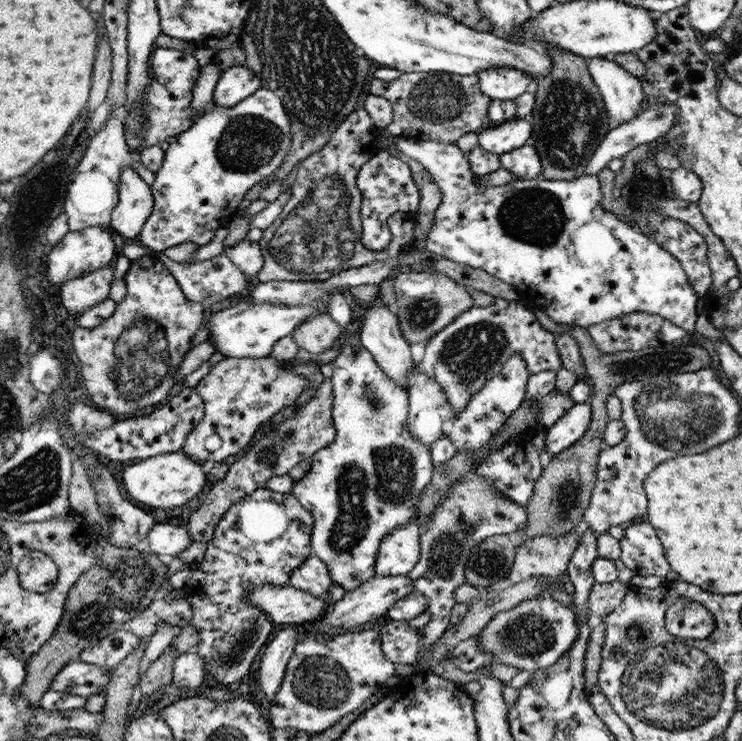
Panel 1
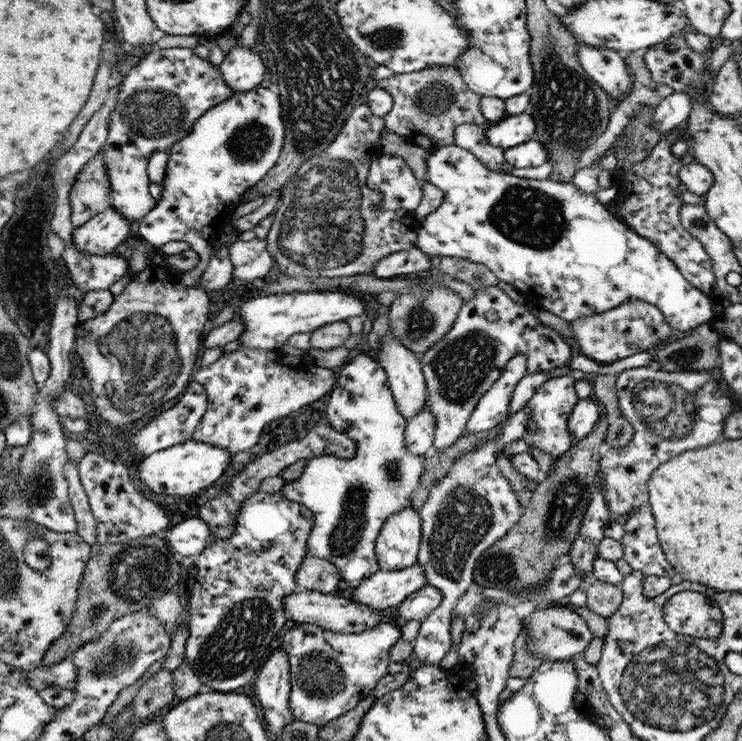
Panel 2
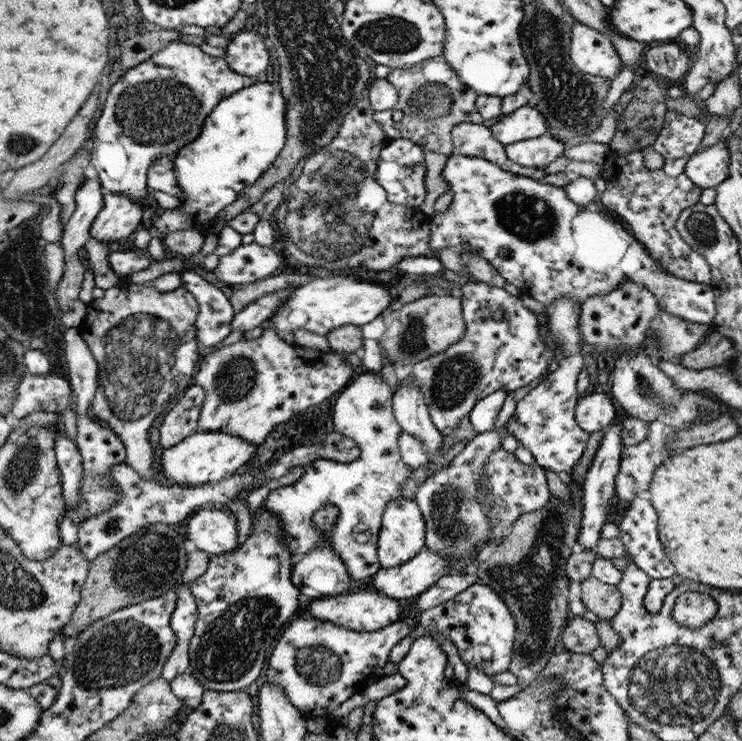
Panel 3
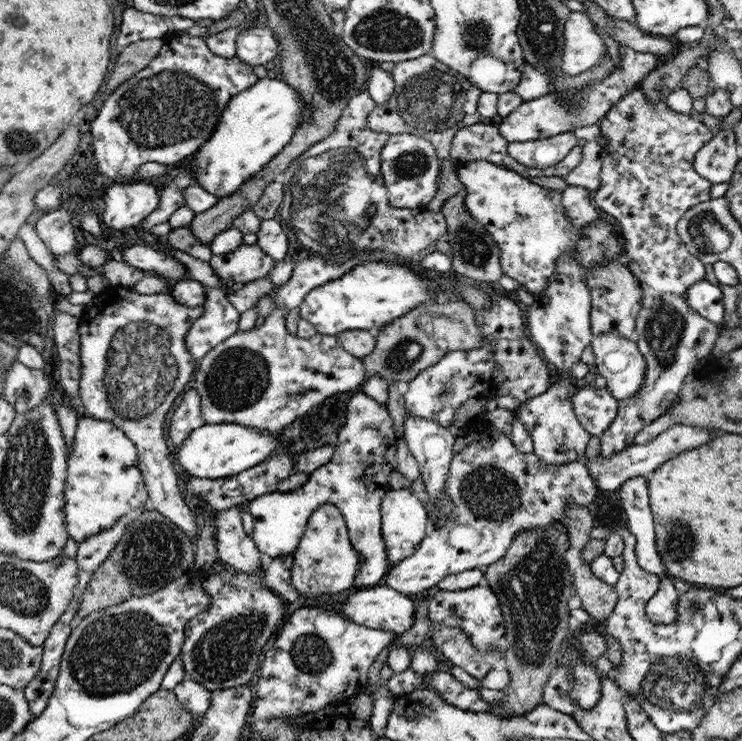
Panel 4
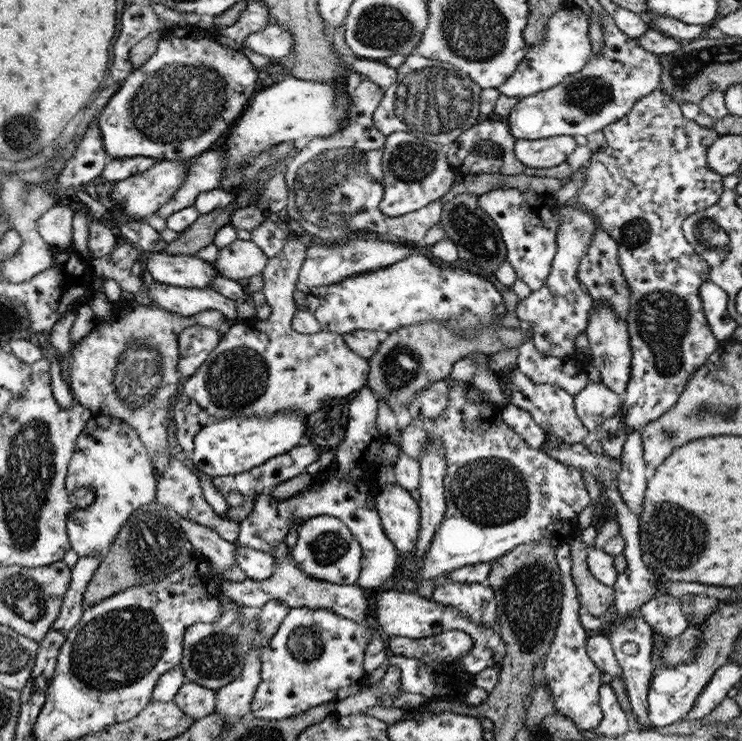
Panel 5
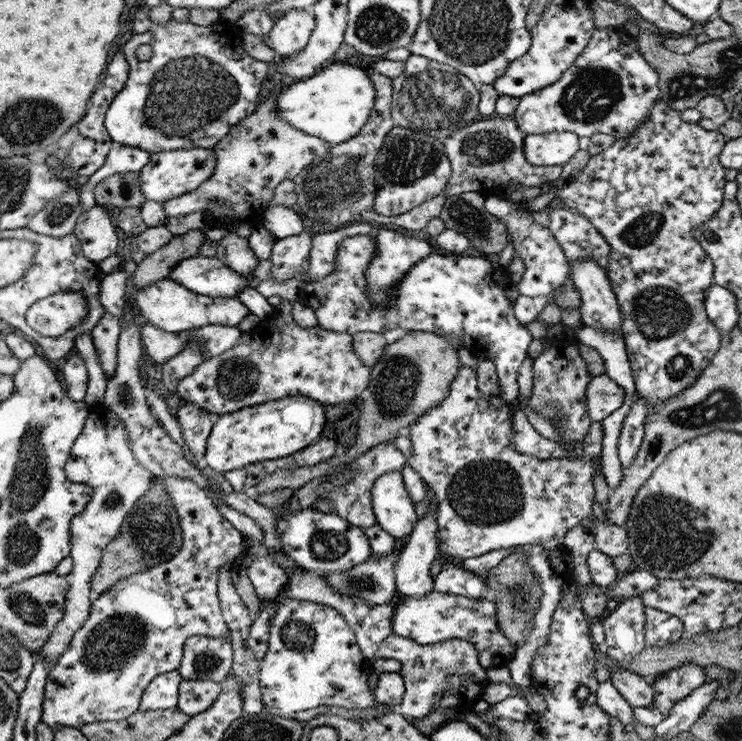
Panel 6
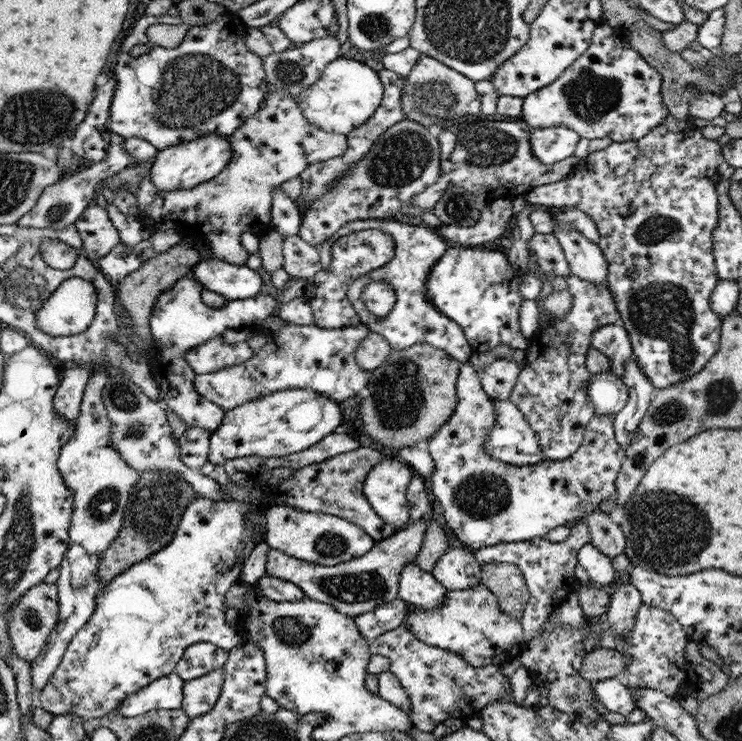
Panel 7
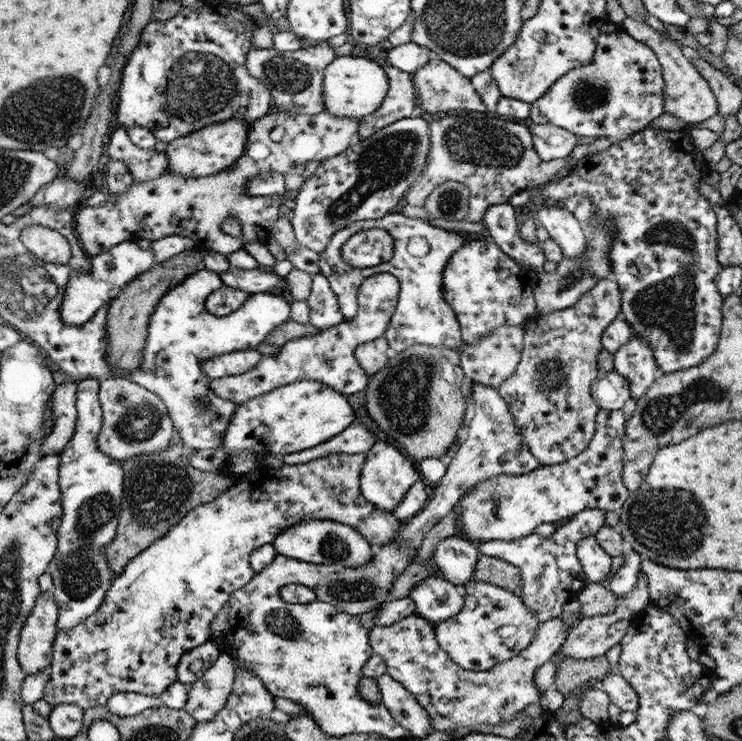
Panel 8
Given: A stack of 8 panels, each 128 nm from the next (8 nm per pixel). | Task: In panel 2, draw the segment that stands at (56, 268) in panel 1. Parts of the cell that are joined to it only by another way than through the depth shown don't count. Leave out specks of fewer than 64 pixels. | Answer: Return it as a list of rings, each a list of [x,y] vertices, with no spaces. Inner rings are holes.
[[[111,206],[86,224],[76,227],[73,230],[73,243],[88,254],[115,254],[116,246],[134,234],[133,228],[124,213]]]

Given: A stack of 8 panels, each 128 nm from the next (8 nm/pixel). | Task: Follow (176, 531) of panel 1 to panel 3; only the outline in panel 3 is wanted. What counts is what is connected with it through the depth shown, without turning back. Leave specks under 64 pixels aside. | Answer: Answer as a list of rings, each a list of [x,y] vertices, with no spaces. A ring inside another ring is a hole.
[[[202,509],[191,514],[185,538],[210,555],[231,553],[243,539],[238,536],[237,518],[225,509]]]

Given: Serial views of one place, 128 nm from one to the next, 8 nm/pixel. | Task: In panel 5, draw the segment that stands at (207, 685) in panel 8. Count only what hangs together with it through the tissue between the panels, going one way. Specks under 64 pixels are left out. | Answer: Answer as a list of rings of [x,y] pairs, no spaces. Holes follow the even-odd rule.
[[[186,681],[173,701],[190,716],[202,718],[216,710],[217,691]]]

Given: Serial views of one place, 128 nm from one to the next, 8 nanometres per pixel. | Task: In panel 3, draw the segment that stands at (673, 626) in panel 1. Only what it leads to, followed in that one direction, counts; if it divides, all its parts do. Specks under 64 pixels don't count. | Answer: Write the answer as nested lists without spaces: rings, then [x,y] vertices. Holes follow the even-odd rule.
[[[683,592],[674,601],[672,619],[688,628],[700,628],[717,615],[718,603],[711,597],[700,592]]]

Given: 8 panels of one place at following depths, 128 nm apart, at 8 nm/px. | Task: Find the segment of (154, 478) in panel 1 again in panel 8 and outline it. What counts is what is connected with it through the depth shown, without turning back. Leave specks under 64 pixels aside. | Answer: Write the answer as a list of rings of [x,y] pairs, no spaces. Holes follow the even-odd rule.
[[[297,381],[242,403],[234,420],[230,422],[224,450],[228,456],[242,449],[272,456],[294,454],[323,444],[355,422],[354,410],[341,392],[318,381]]]

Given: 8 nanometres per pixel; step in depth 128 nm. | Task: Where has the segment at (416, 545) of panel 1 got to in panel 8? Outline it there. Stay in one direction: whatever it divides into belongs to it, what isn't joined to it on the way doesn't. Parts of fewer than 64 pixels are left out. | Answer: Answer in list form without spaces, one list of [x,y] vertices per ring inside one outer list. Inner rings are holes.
[[[376,442],[366,455],[359,480],[361,493],[366,500],[386,512],[392,512],[402,502],[410,487],[420,481],[420,473],[415,466],[415,460],[404,452],[386,442]]]

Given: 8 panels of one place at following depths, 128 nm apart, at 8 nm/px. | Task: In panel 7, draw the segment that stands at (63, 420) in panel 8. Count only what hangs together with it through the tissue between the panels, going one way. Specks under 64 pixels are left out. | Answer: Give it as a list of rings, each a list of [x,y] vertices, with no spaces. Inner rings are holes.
[[[69,365],[65,368],[62,385],[57,388],[56,398],[53,400],[58,414],[74,423],[81,412],[82,399],[85,398],[85,388],[92,376],[89,366]]]

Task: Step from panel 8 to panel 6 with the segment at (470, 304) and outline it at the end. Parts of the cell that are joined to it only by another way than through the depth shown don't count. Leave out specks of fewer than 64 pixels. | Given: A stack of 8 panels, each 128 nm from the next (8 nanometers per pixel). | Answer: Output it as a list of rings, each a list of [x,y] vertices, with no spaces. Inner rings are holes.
[[[367,234],[345,238],[339,244],[337,265],[334,272],[322,280],[304,281],[298,292],[298,302],[314,310],[317,325],[326,331],[349,333],[354,336],[358,332],[376,332],[392,336],[402,331],[425,331],[438,335],[450,333],[460,340],[462,348],[476,354],[480,361],[488,360],[496,366],[497,382],[501,386],[501,399],[512,408],[519,407],[518,371],[528,356],[532,334],[518,323],[514,316],[513,291],[516,283],[510,279],[504,267],[494,268],[486,256],[463,254],[446,254],[432,252],[425,259],[419,260],[409,268],[407,275],[393,288],[392,304],[377,309],[368,298],[368,283],[365,277],[366,267],[375,255],[375,240]]]

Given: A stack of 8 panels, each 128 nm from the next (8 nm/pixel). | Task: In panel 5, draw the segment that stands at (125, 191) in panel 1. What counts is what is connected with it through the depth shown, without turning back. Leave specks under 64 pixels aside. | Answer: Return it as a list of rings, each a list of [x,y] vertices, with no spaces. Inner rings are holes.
[[[190,25],[180,27],[172,26],[165,30],[160,37],[159,45],[157,46],[154,56],[151,56],[144,65],[133,69],[132,72],[124,79],[124,82],[119,86],[118,90],[109,99],[105,107],[101,110],[98,116],[99,129],[102,133],[102,142],[106,154],[111,158],[128,158],[129,156],[148,156],[155,161],[158,160],[192,160],[199,157],[201,153],[206,152],[216,146],[216,144],[226,135],[226,130],[232,122],[236,122],[242,112],[244,112],[244,104],[248,104],[252,100],[252,92],[258,86],[258,74],[254,70],[254,65],[246,56],[246,51],[238,48],[230,48],[216,42],[214,38],[206,38],[206,36],[198,36],[190,30]]]

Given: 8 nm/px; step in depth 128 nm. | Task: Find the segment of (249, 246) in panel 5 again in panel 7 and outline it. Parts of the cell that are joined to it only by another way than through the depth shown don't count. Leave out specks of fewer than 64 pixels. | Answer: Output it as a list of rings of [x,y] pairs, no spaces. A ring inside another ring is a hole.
[[[271,90],[270,98],[266,100],[266,106],[258,111],[256,115],[246,119],[245,124],[238,128],[237,131],[233,132],[232,136],[230,136],[230,143],[232,143],[233,158],[230,159],[228,166],[222,170],[220,175],[207,180],[205,183],[199,184],[197,187],[187,188],[186,190],[158,190],[157,196],[155,196],[154,202],[150,205],[150,208],[141,210],[138,206],[138,210],[142,212],[140,213],[140,216],[144,216],[144,218],[142,218],[144,226],[148,228],[152,234],[156,231],[172,229],[182,234],[183,237],[200,237],[205,235],[209,248],[217,259],[226,261],[228,264],[244,266],[248,263],[249,254],[246,252],[246,244],[242,244],[242,233],[256,232],[258,235],[263,235],[269,230],[274,230],[273,217],[271,213],[271,208],[273,206],[272,191],[283,182],[299,176],[308,165],[314,164],[315,162],[323,162],[328,159],[333,159],[337,156],[342,156],[342,154],[347,151],[347,136],[336,134],[335,132],[326,132],[325,130],[320,130],[317,126],[310,124],[307,122],[306,118],[303,117],[302,111],[297,106],[297,102],[293,98],[290,98],[285,90]]]

